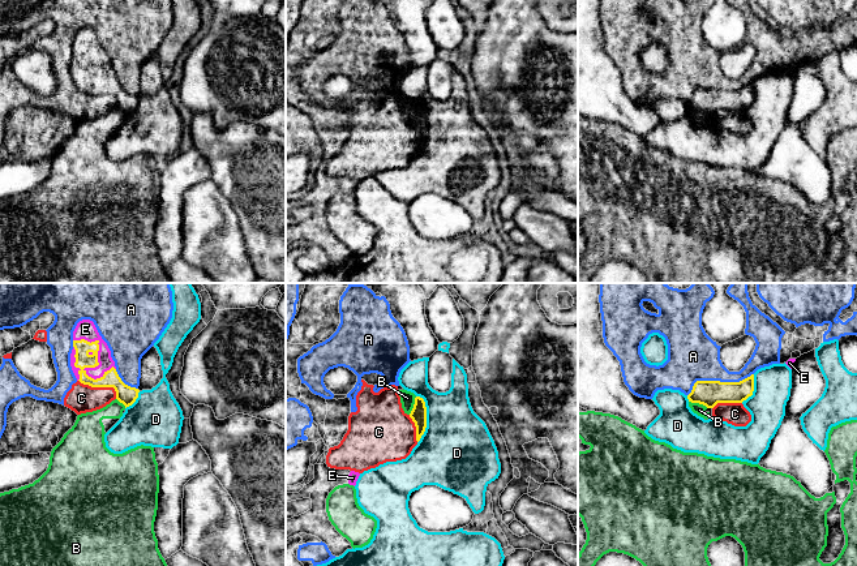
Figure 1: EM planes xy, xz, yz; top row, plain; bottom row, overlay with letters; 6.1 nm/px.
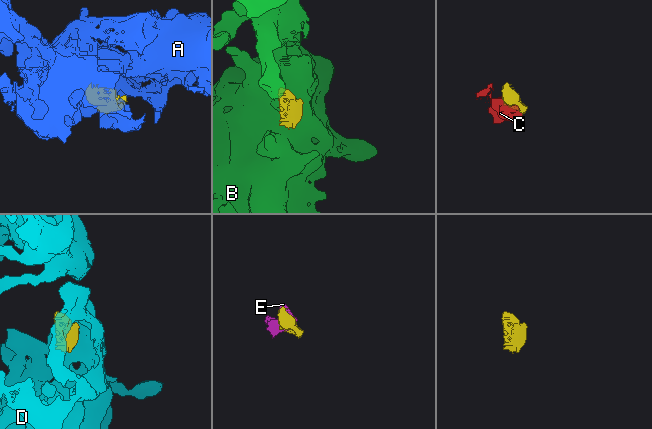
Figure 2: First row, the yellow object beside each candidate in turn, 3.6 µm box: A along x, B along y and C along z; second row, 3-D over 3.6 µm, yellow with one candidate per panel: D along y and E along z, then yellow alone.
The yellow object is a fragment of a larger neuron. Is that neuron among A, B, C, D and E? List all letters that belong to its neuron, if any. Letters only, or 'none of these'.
E

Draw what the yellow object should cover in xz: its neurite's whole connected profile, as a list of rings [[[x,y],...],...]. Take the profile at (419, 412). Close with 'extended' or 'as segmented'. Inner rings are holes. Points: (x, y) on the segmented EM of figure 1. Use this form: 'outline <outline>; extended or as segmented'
outline [[[416,396],[410,417],[416,426],[416,441],[419,442],[427,428],[427,407],[423,398]]]; as segmented

